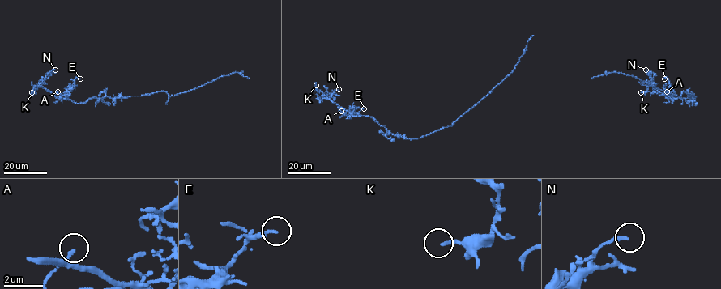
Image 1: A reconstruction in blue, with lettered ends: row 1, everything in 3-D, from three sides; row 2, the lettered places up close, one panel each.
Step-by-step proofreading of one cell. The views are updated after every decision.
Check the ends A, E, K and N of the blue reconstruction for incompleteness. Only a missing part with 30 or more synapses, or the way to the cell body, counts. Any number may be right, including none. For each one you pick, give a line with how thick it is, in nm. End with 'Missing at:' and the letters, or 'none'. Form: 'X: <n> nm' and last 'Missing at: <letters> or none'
Missing at: none

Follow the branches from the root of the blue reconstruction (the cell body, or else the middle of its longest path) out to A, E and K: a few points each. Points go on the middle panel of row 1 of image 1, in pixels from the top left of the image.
A: (431, 133), (419, 138), (407, 138), (389, 133), (369, 116), (347, 116), (338, 110), (341, 111)
E: (431, 133), (419, 138), (407, 138), (389, 133), (369, 116), (351, 115), (349, 118), (364, 108)
K: (431, 133), (413, 138), (394, 135), (369, 116), (352, 116), (317, 91), (316, 85)

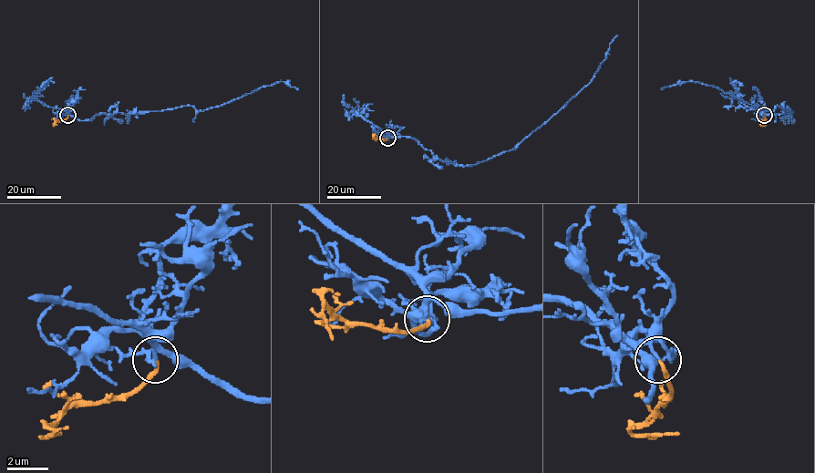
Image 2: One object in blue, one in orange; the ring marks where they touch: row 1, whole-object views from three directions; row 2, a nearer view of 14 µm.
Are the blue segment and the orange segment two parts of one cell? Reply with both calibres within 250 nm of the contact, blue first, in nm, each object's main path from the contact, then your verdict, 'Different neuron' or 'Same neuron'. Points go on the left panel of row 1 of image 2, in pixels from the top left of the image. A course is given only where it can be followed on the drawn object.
Thickness 200 nm (blue) against 200 nm. Course of blue: (67, 116), (91, 120), (97, 115), (159, 111), (184, 106), (203, 110), (277, 82), (298, 89). Course of orange: (67, 116), (55, 125). Same neuron

